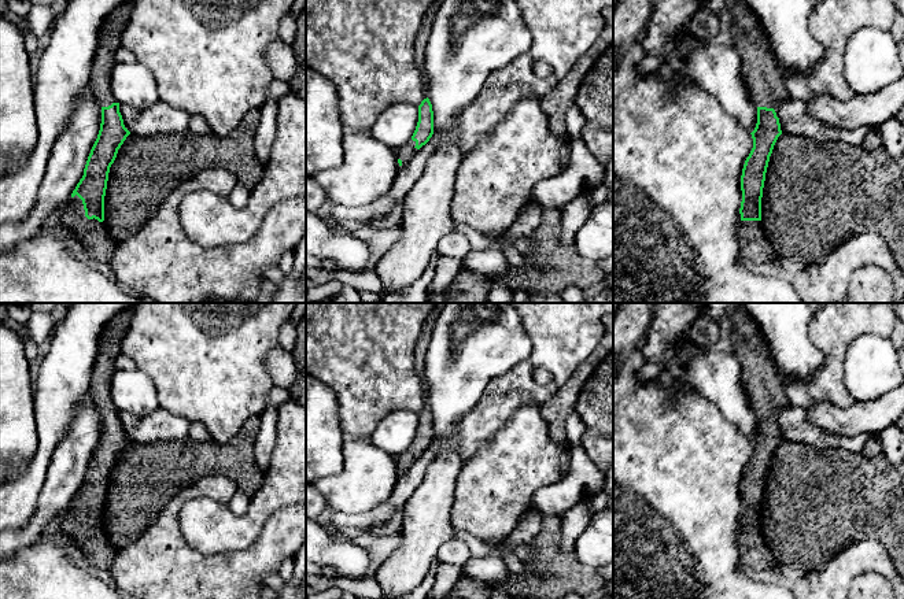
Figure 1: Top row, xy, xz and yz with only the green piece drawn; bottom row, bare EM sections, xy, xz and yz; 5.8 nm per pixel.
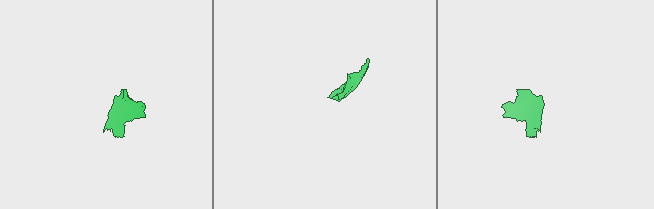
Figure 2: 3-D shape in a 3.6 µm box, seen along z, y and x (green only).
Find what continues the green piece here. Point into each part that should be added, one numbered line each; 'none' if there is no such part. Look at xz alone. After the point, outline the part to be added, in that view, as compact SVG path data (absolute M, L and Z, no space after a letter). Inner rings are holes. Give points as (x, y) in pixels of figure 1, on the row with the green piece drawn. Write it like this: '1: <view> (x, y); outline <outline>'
1: xz (406, 152); outline M410 140L406 145L401 147L396 151L396 158L402 160L402 166L409 163L409 160L414 156L418 149L416 148L416 141Z

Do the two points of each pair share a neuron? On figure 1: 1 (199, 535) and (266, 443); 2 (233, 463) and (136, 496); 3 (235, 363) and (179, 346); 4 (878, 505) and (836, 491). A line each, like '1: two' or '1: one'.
1: two
2: one
3: one
4: one

